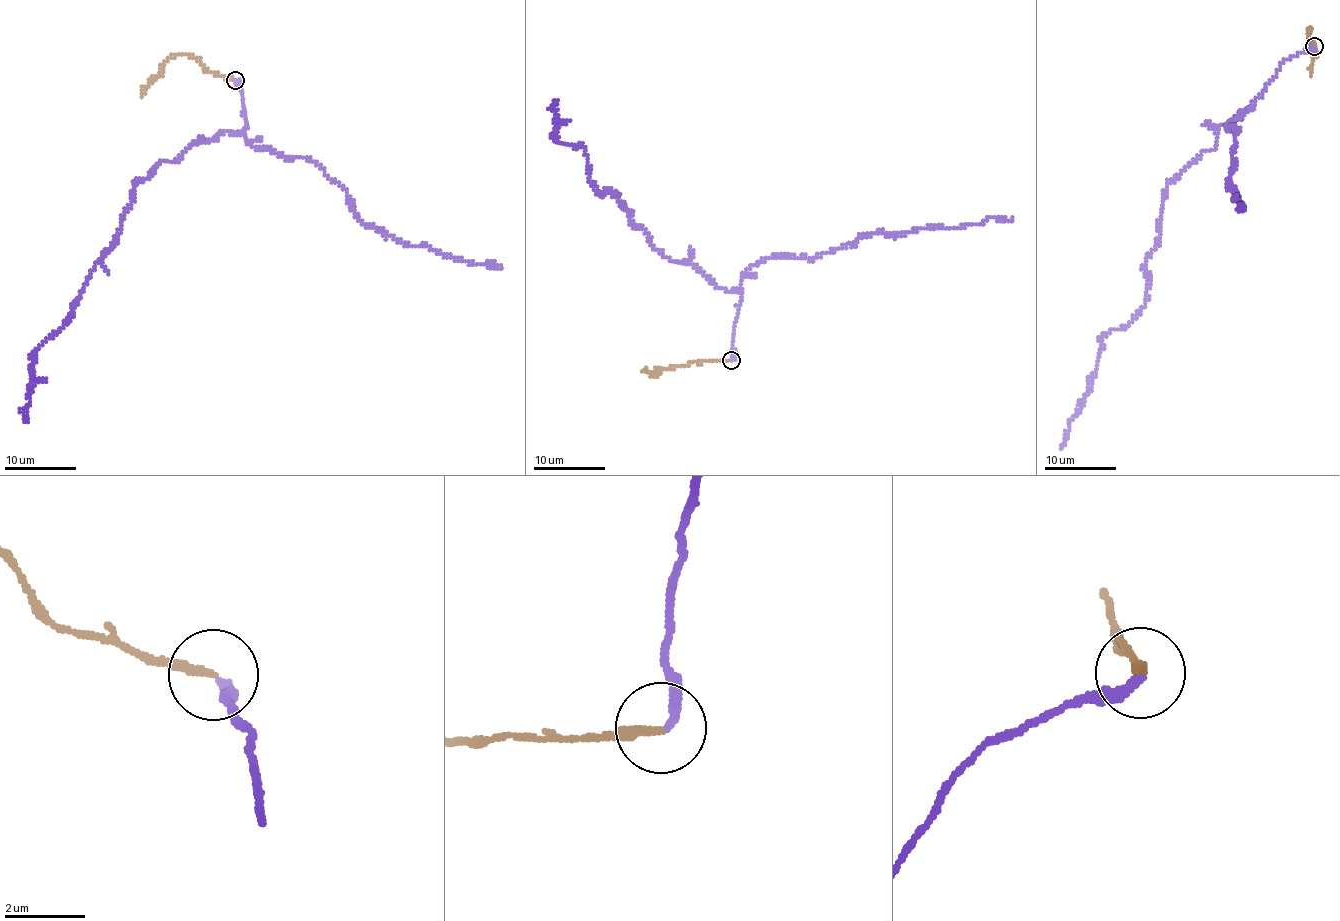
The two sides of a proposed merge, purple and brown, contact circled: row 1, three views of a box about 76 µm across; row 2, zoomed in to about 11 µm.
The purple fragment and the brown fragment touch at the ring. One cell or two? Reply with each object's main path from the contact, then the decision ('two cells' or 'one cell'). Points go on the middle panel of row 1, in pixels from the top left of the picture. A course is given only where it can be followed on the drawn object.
course purple (732, 359), (740, 291), (716, 289), (655, 251), (632, 211), (598, 191), (581, 146), (556, 139), (555, 99); course brown (730, 359), (664, 368), (656, 374), (643, 369); two cells

